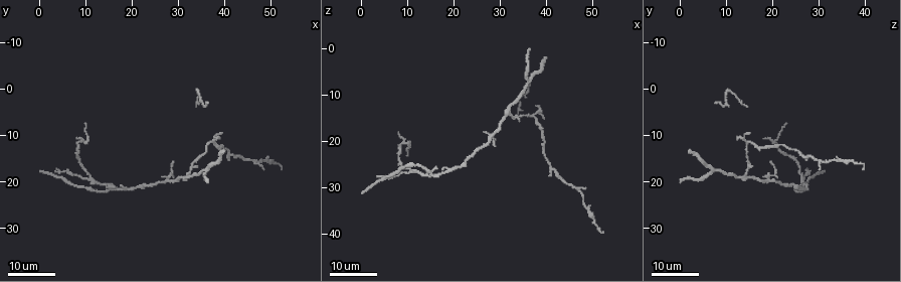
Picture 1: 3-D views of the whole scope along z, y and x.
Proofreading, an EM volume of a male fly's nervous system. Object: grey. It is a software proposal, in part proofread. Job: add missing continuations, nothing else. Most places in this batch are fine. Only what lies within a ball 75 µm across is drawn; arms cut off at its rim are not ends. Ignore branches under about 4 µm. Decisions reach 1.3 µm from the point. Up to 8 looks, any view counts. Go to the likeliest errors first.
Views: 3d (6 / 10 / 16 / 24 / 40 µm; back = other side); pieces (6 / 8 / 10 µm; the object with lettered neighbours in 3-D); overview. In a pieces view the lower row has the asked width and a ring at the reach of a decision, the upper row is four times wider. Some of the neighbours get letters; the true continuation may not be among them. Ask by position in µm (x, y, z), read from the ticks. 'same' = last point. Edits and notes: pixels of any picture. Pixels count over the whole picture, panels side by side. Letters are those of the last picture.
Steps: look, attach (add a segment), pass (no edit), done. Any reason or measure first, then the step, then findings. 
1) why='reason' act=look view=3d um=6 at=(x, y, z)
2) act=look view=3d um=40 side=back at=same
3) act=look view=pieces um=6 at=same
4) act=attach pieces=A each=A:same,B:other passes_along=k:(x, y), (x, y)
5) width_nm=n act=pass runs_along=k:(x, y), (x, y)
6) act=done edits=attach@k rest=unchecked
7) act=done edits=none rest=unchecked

why='thin end' act=look view=3d um=24 at=(52.5, 17.5, 40.0)

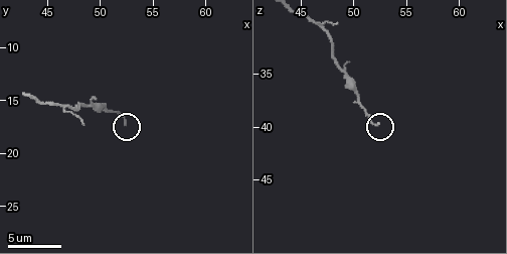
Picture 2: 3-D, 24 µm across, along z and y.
act=look view=pieces um=10 at=(52.2, 17.4, 39.6)

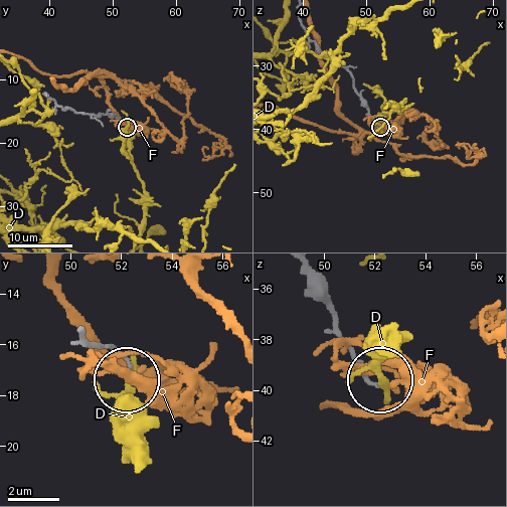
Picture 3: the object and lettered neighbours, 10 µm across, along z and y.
width_nm=110 act=pass each=D:other,F:other found='no lettered segment goes on from it'

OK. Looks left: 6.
why='thin end' act=look view=3d um=24 at=(16.0, 21.5, 25.5)

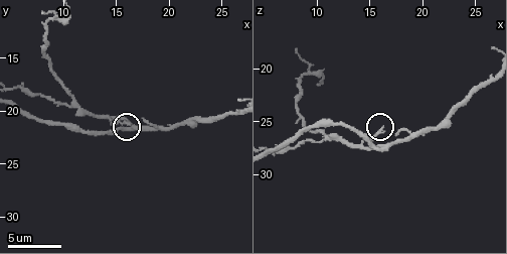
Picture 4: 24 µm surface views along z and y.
act=look view=pieces um=10 at=(16.2, 21.0, 25.6)

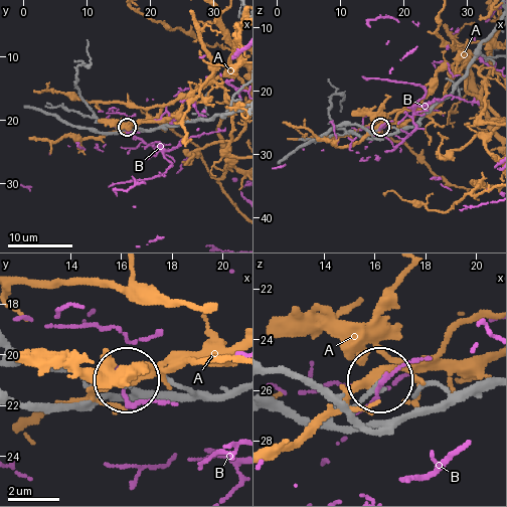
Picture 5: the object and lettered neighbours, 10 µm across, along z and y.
act=pass each=A:other,B:other found='none of them fits'

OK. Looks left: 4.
why='tapers out' act=look view=3d um=16 at=(27.0, 19.0, 18.5)

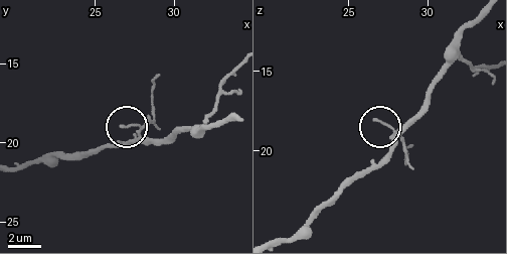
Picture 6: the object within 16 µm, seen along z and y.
act=look view=pieces um=10 at=(26.8, 19.1, 18.0)

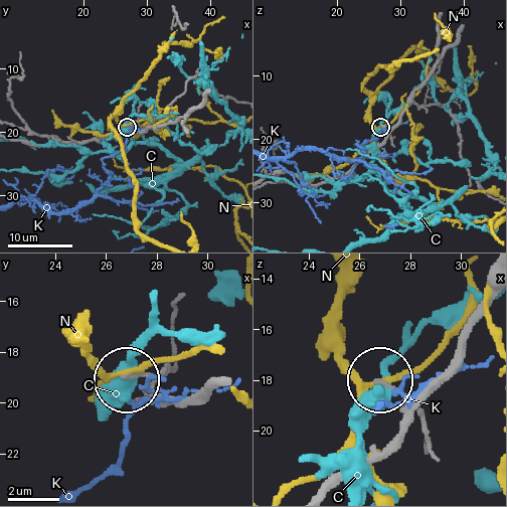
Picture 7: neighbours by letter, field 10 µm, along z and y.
act=pass each=C:other,K:other,N:other runs_along=7:(222, 382), (164, 395), (145, 378), (127, 376) found='none of them fits'

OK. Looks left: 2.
why='thin end' act=look view=3d um=16 at=(34.0, 4.0, 15.0)

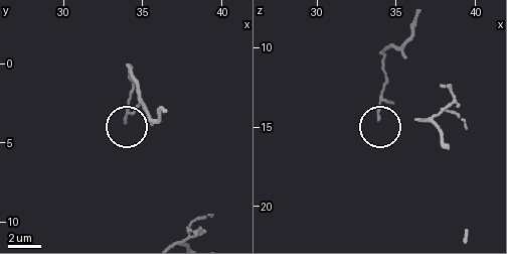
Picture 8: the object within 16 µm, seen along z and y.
why='what lies round it' act=look view=pieces um=8 at=(34.0, 3.9, 14.4)

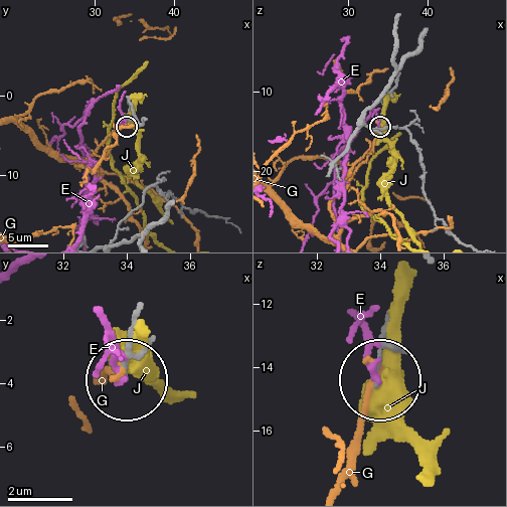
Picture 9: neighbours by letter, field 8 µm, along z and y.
act=pass each=E:other,G:other,J:other found='no lettered segment goes on from it'

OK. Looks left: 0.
act=done edits=none rest=unchecked

